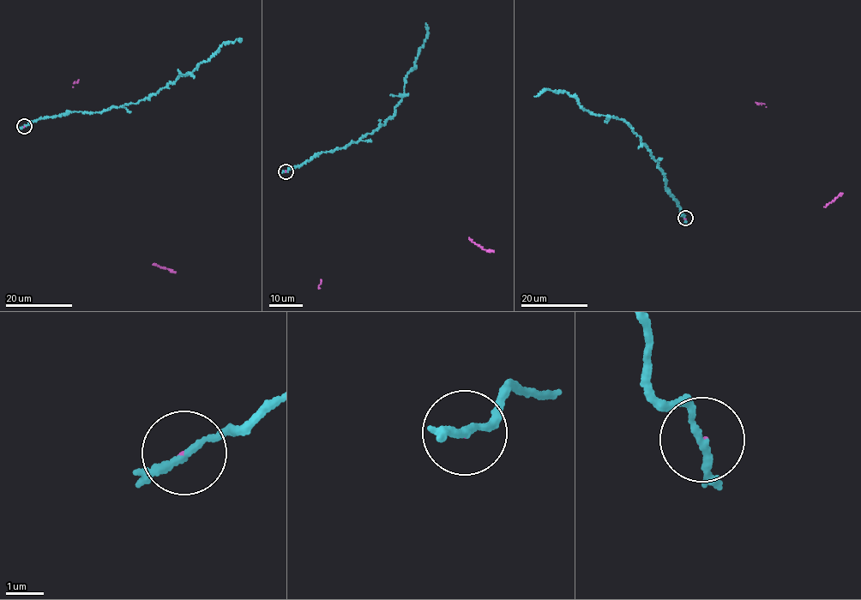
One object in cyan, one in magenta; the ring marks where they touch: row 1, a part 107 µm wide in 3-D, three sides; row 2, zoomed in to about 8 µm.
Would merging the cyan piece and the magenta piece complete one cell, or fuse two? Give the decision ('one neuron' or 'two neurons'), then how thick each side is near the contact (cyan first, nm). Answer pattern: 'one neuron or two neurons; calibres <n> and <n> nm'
two neurons; calibres 170 and 60 nm

